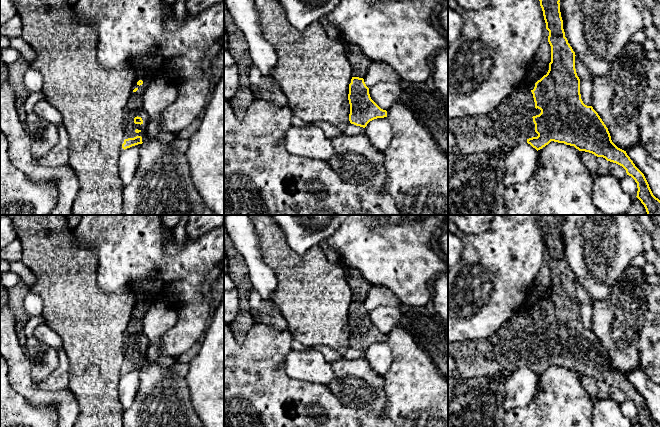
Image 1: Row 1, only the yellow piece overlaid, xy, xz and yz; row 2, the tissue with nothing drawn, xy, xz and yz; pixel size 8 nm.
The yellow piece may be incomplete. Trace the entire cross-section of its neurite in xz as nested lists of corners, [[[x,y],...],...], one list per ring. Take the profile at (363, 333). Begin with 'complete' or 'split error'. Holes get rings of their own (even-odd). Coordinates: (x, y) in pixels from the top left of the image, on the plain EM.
complete; [[[352,301],[349,308],[348,324],[350,328],[349,345],[351,348],[365,352],[370,345],[387,341],[387,335],[381,333],[371,323],[369,312],[363,302]]]

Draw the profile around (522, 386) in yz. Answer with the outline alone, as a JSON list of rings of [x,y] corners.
[[[527,366],[518,368],[503,385],[506,410],[527,406],[539,392],[538,375]]]

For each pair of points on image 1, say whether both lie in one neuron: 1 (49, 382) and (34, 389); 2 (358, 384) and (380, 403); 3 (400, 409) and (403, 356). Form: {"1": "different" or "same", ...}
{"1": "different", "2": "same", "3": "same"}

